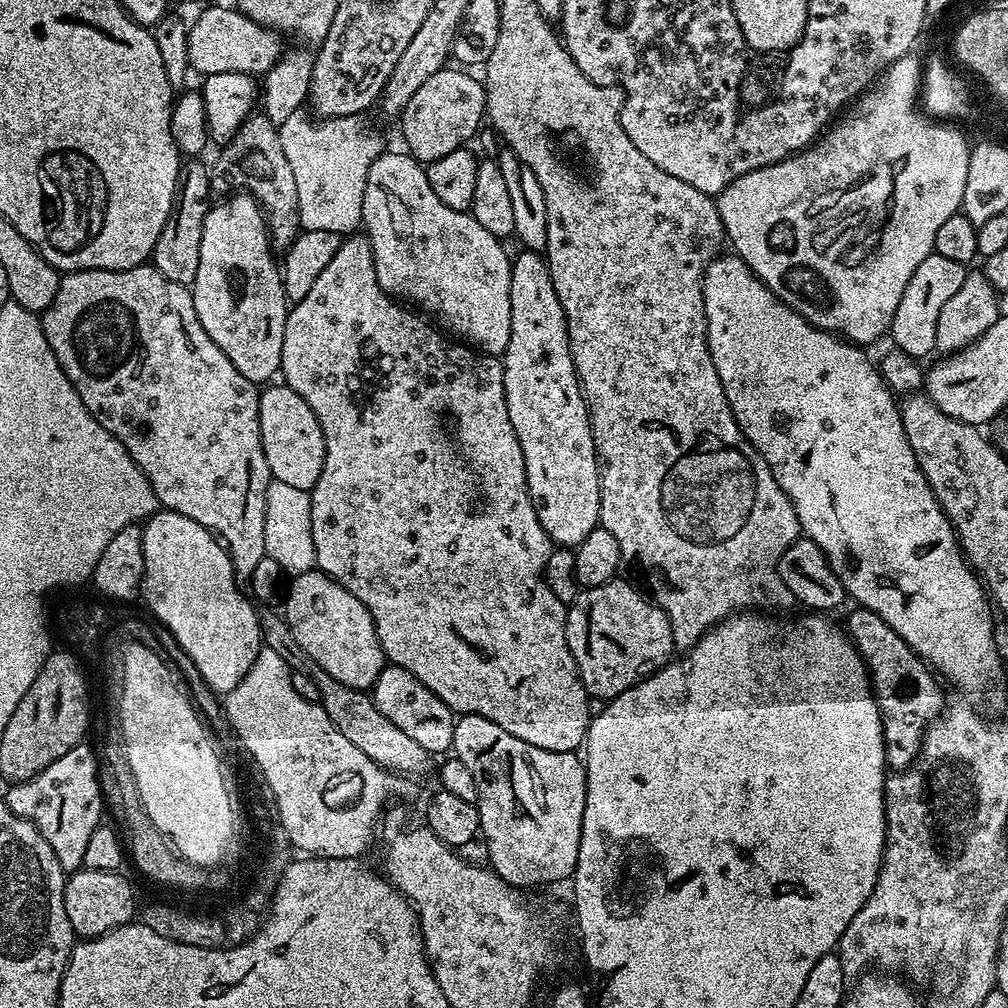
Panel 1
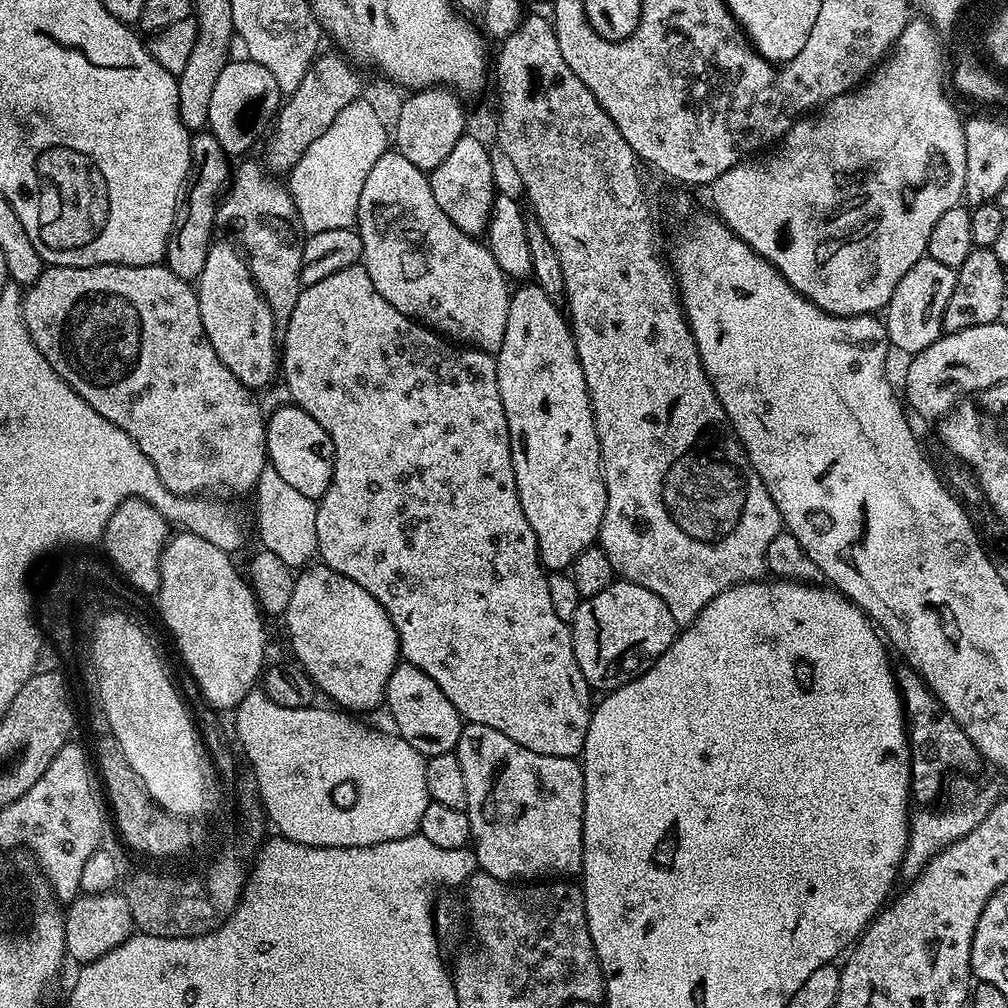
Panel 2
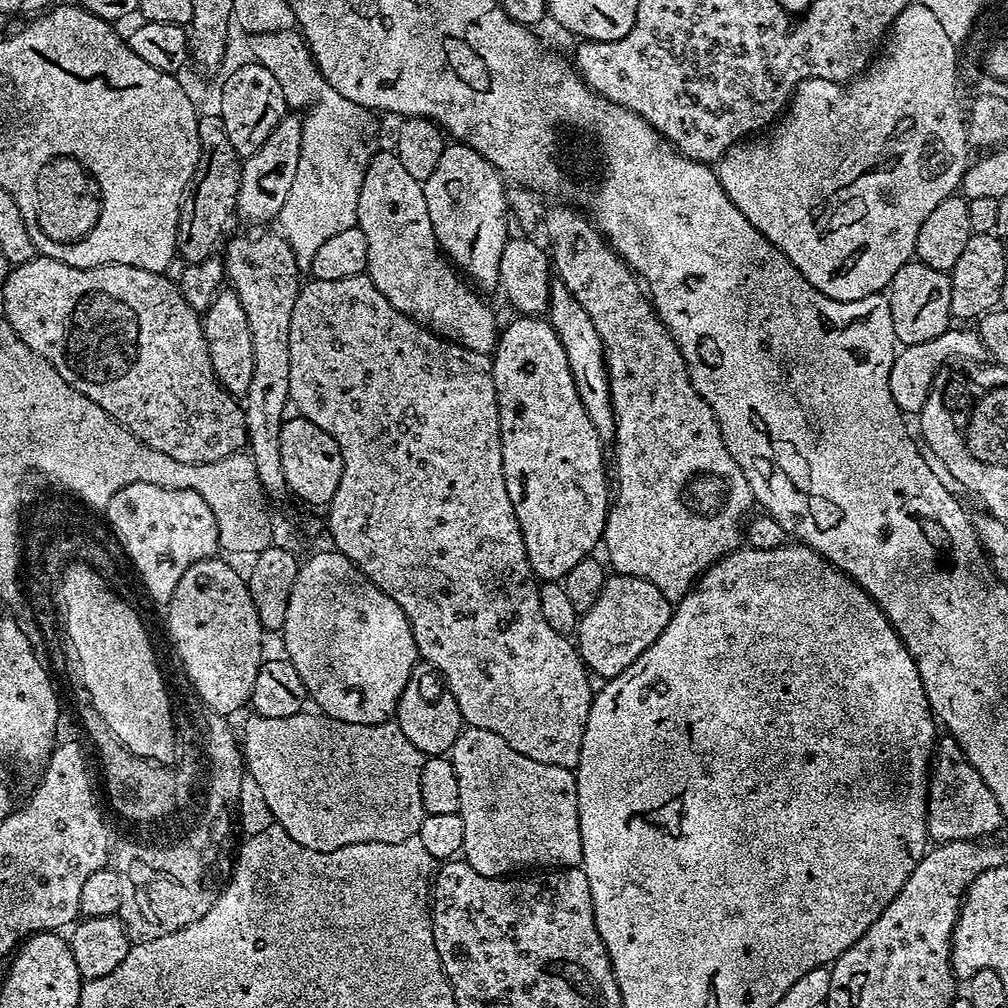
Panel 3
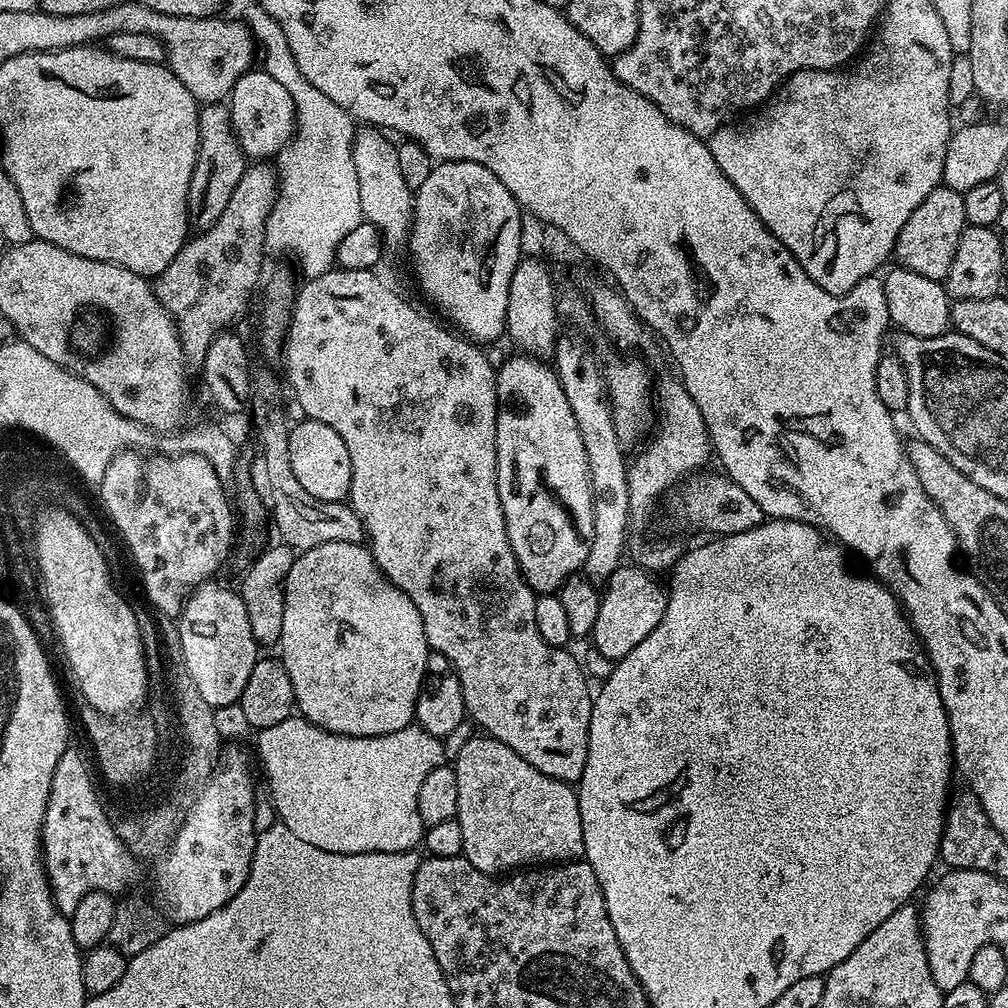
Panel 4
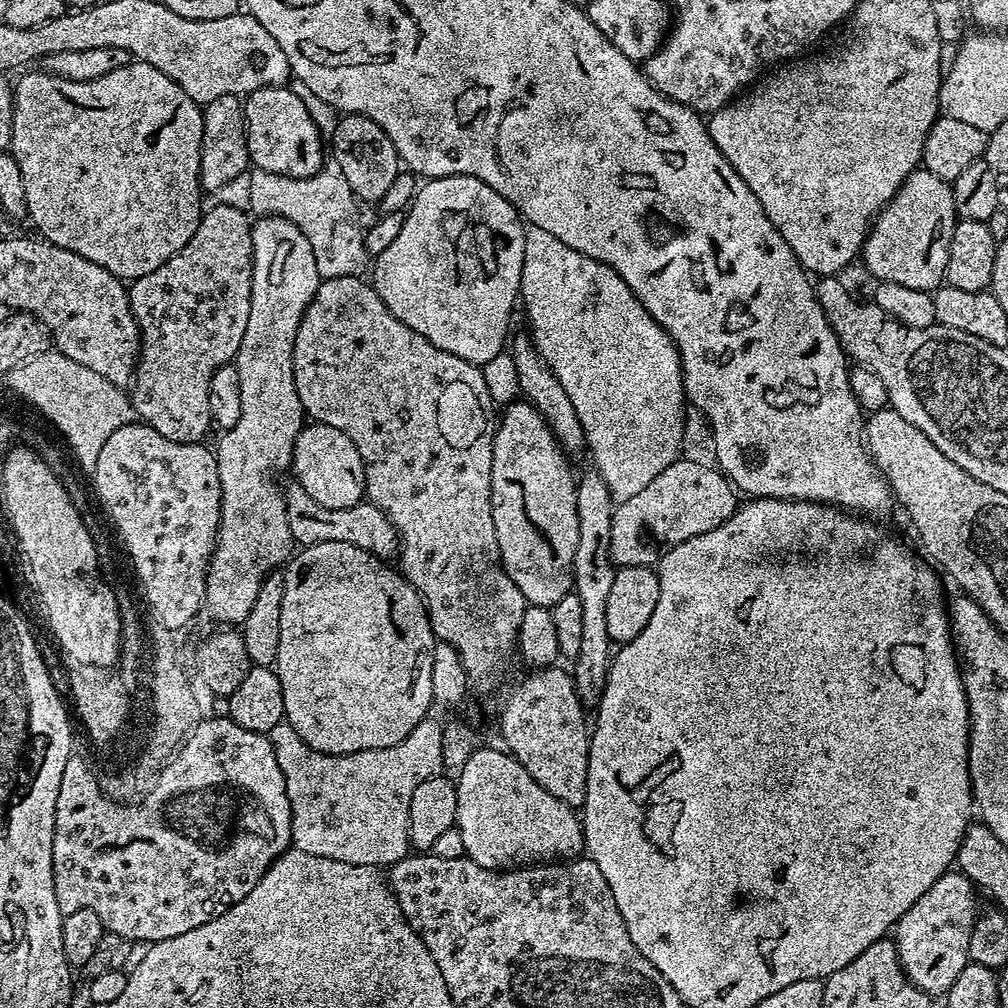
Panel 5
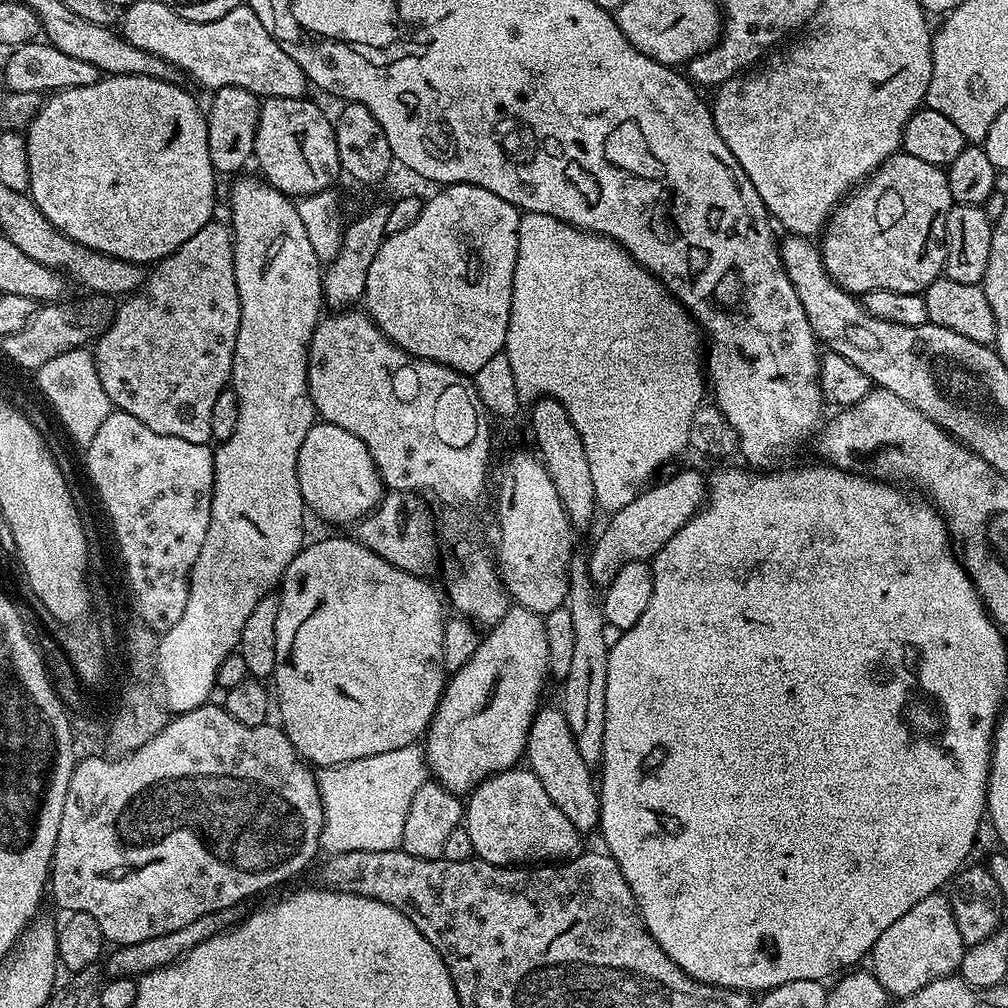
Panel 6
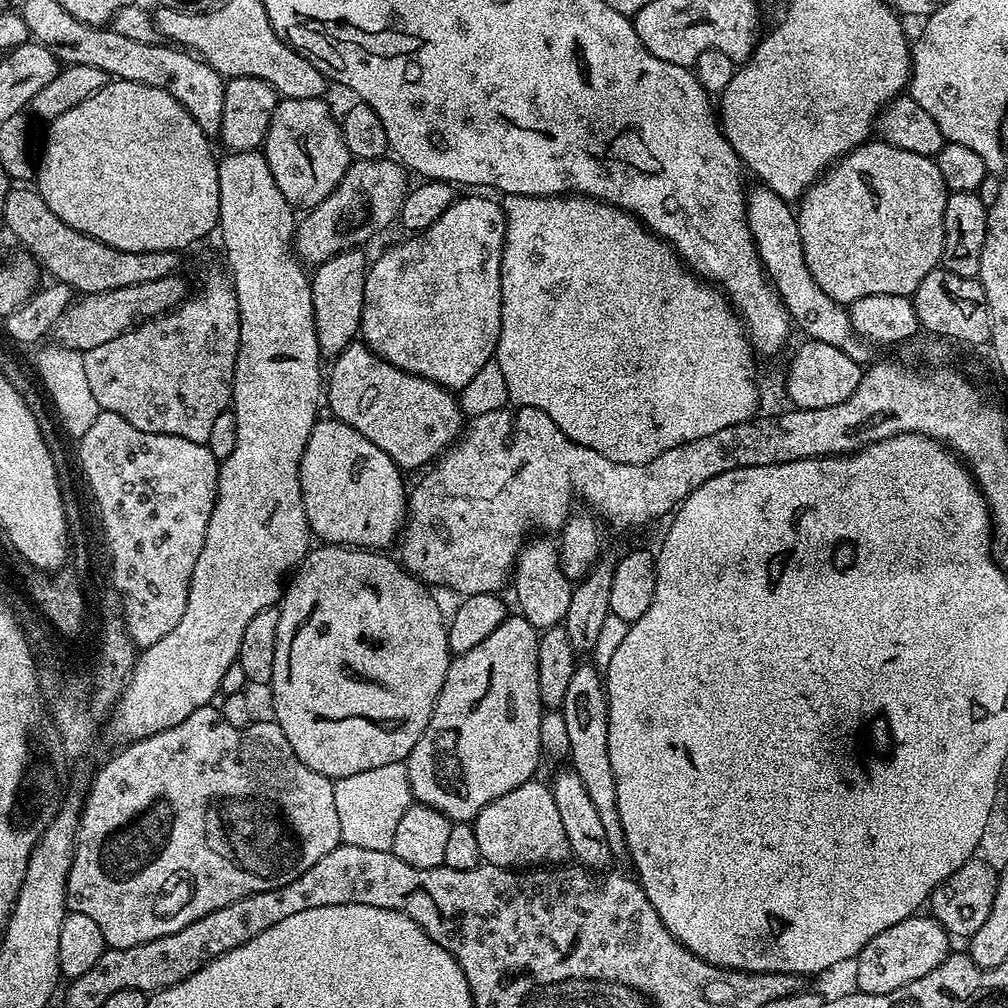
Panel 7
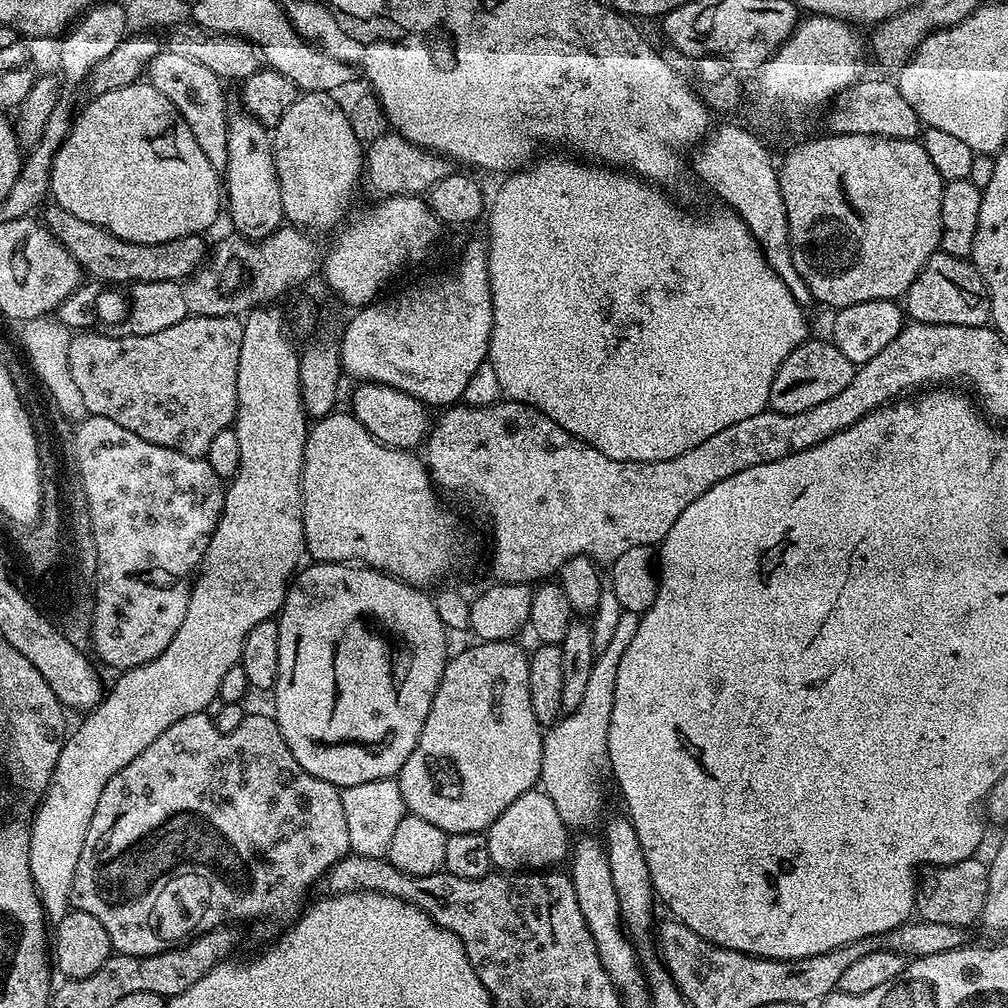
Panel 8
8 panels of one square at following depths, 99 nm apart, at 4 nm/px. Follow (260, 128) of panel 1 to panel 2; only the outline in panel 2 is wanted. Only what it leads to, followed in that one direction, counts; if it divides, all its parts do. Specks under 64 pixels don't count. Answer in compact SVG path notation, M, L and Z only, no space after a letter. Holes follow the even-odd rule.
M252 158L241 159L237 163L241 163L237 168L235 165L230 176L230 187L216 210L216 223L221 229L229 228L233 232L231 235L238 241L239 247L248 261L248 269L252 272L258 290L266 298L277 325L284 326L287 325L290 314L294 314L294 306L298 306L302 287L300 283L302 250L304 249L306 233L300 221L298 210L294 206L294 198L291 192L281 181L280 184L276 181L279 179L269 169L265 168L259 159L248 159Z

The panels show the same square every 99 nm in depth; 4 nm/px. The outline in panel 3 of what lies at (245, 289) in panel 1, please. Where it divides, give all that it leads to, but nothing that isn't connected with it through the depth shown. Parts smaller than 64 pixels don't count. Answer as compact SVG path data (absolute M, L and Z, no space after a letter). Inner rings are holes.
M222 290L203 313L202 323L210 366L214 366L218 382L232 396L247 397L250 378L254 375L254 342L250 338L250 322L246 320L246 310L236 291Z

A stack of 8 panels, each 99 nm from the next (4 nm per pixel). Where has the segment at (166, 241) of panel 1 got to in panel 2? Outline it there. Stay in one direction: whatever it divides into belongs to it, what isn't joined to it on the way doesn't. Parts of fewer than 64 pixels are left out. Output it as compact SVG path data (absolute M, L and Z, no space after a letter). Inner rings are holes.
M201 130L192 136L190 146L190 170L180 206L176 210L174 226L166 242L166 254L163 263L178 278L189 282L199 281L202 266L206 266L206 254L214 243L212 231L217 231L217 207L230 187L230 157L218 146L218 138L207 130Z

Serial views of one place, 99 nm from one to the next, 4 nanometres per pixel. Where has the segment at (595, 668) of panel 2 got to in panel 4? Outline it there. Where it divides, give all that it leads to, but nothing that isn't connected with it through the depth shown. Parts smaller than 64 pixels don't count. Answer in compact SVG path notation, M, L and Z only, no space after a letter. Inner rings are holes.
M621 566L610 574L602 588L600 605L598 606L598 618L594 622L594 630L590 637L590 643L596 647L600 656L605 656L609 662L615 662L626 658L658 622L662 622L662 614L666 614L666 602L668 594L663 583L659 584L653 573L639 567Z

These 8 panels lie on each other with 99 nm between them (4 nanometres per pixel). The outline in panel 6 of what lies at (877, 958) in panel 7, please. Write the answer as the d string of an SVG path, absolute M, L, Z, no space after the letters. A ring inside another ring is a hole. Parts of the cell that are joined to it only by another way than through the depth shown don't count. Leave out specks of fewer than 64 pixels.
M947 895L927 896L918 906L906 910L894 926L882 930L882 938L878 938L870 953L870 971L888 991L889 997L903 998L938 978L953 975L965 951L966 945L962 942L962 934L958 934Z

